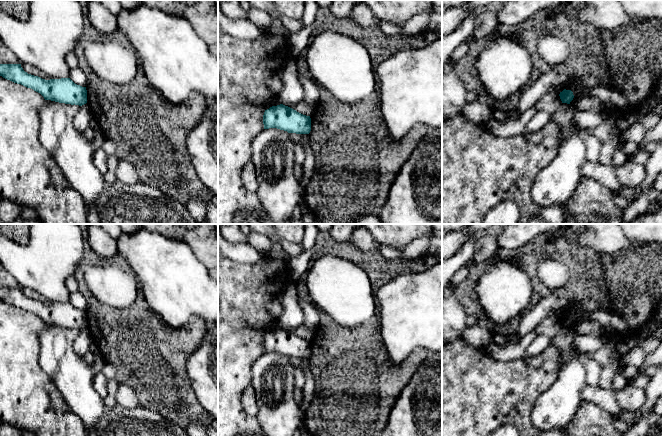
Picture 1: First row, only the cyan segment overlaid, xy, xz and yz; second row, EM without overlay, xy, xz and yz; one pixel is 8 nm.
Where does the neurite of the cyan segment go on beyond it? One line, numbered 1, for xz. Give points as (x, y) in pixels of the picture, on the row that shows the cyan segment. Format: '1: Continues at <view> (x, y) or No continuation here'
1: No continuation here

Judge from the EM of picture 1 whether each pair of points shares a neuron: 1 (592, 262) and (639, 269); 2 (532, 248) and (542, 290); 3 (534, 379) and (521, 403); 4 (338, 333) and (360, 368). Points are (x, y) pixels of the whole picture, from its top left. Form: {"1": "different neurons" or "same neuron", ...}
{"1": "same neuron", "2": "same neuron", "3": "same neuron", "4": "same neuron"}

